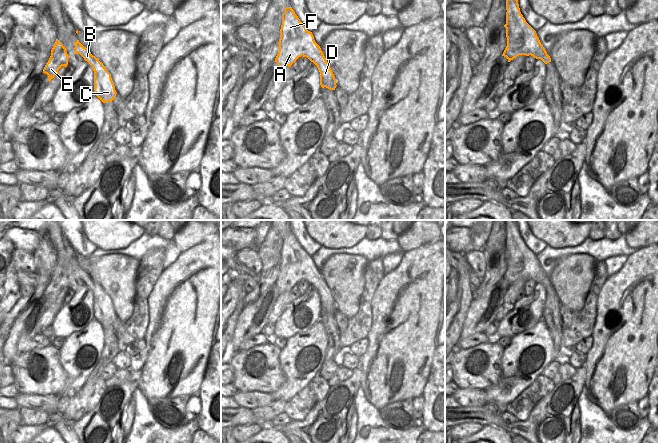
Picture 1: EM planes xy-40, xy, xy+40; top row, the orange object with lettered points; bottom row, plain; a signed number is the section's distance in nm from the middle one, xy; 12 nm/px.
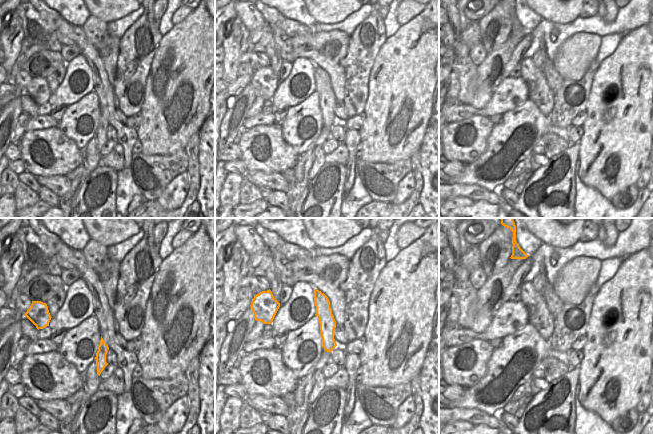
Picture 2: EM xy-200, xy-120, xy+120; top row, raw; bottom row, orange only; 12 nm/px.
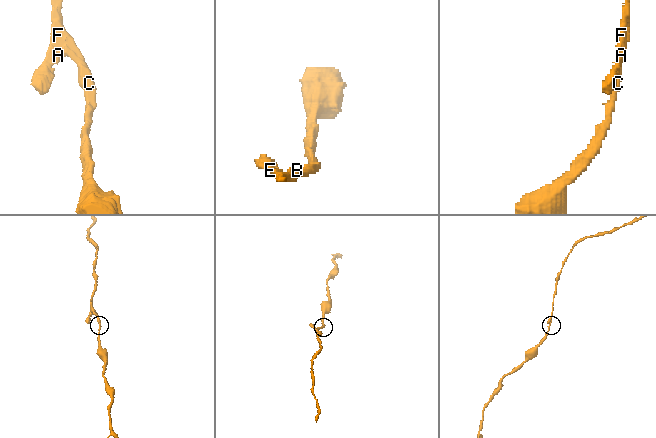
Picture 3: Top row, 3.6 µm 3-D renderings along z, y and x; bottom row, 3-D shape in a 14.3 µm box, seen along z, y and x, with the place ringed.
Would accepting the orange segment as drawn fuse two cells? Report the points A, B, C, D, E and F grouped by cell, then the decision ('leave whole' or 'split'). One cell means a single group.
A B C D E F | leave whole

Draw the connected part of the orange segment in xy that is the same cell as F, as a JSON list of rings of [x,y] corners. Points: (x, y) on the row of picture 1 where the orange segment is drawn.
[[[291,6],[286,7],[282,14],[279,51],[275,62],[279,70],[283,70],[286,66],[291,67],[301,56],[307,57],[317,66],[321,87],[335,90],[335,76],[312,32],[306,29]]]

